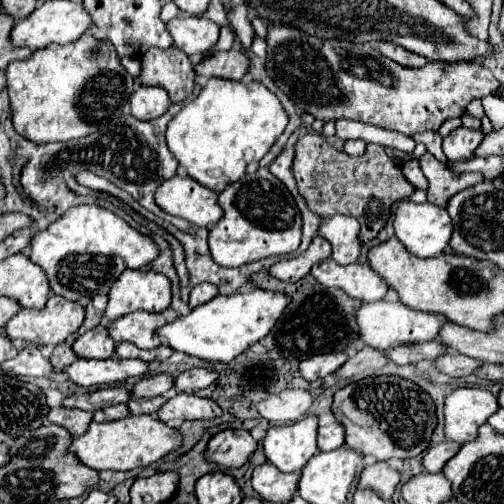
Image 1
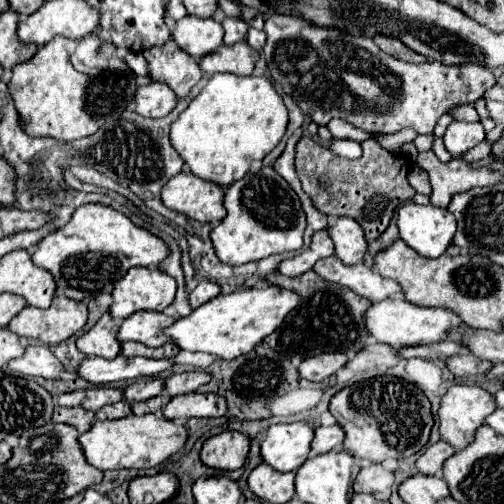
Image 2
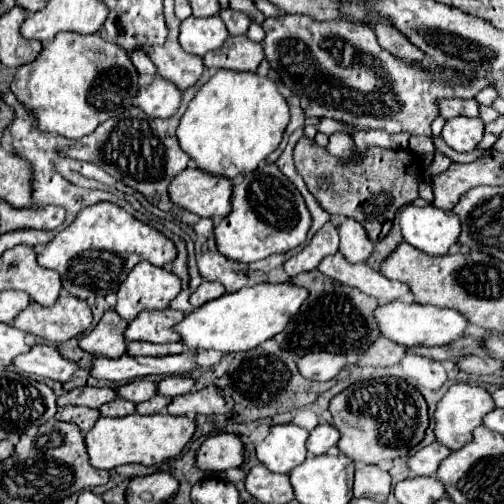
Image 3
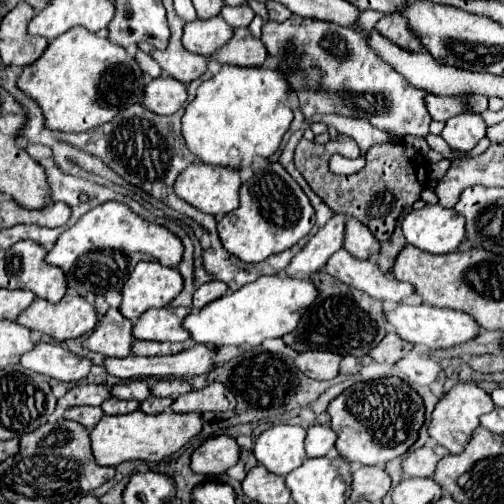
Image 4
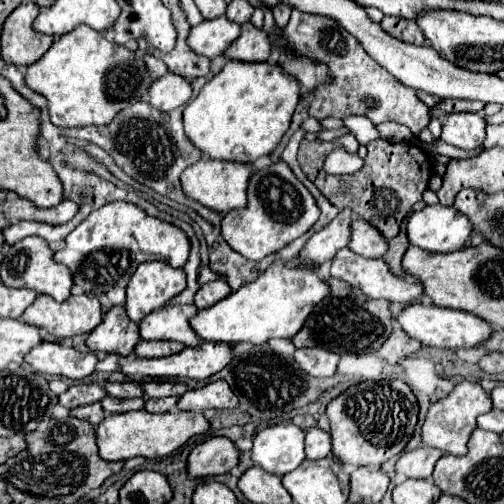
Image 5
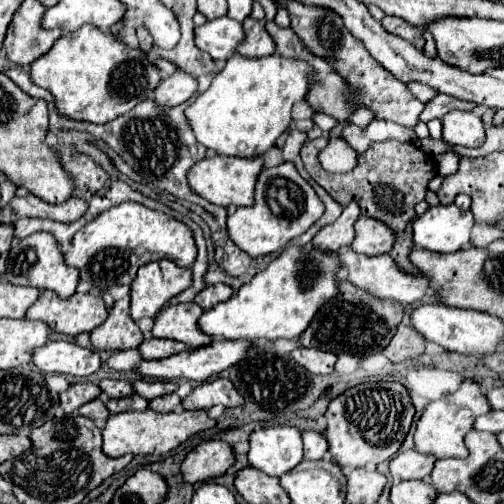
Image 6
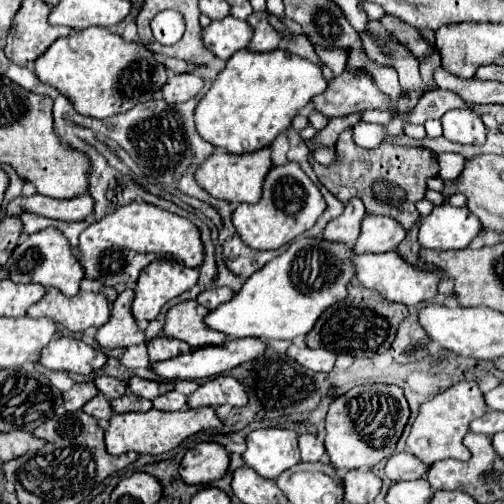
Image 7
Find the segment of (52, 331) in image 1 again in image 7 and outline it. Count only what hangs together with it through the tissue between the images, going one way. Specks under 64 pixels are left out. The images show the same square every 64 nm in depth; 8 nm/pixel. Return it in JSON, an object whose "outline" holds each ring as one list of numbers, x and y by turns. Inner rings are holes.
{"outline":[[48,288,40,302,28,308,30,318,52,318,70,332,84,332,90,326,100,328,110,318,110,304,104,294,82,292,66,298,60,290]]}

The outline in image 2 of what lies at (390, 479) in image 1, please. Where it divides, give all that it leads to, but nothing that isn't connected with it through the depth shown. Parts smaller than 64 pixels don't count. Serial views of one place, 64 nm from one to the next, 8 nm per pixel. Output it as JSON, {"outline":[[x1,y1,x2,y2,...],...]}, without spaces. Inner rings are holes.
{"outline":[[370,464,362,468,354,482,354,492,374,494,378,500,388,500,394,484,394,472,386,470,382,464]]}

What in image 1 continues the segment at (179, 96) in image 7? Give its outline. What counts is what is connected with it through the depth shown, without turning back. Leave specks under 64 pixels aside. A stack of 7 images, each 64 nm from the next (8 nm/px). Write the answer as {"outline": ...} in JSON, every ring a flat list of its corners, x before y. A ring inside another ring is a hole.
{"outline":[[140,86,130,96,130,114,138,120,154,120,170,108,170,98,164,88]]}

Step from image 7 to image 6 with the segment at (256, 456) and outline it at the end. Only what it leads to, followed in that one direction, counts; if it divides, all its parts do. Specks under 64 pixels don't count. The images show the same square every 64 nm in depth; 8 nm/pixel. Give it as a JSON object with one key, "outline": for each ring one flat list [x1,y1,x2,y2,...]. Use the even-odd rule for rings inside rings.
{"outline":[[294,426,256,430,250,436,248,460,268,476,282,476,302,462,302,434]]}

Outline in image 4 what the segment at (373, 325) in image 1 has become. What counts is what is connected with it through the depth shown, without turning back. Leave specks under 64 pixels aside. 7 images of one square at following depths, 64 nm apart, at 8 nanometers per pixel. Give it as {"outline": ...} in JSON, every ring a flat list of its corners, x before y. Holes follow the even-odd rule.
{"outline":[[398,304,394,310,384,312,384,318,388,326,406,342,426,348,426,350,438,350,438,348,450,348,462,342,468,342,478,334,478,324,472,320,472,316,458,312,458,310,448,310,448,308,434,308,426,304,418,306,408,306,408,304]]}

